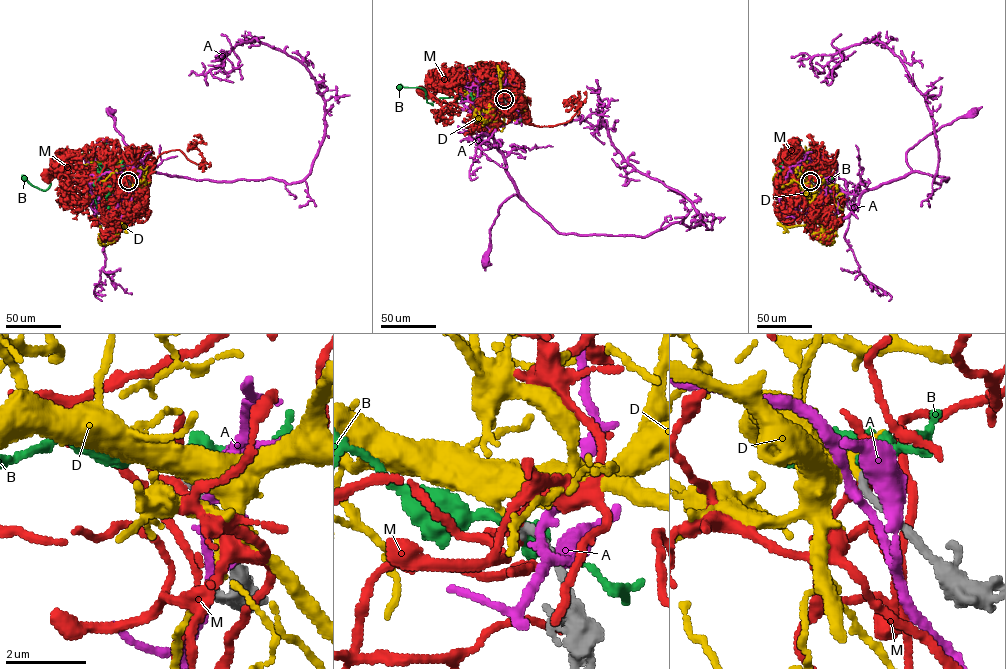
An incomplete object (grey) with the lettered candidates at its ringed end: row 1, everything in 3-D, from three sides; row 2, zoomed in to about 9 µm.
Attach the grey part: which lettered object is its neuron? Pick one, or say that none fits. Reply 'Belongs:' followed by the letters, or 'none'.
Belongs: D

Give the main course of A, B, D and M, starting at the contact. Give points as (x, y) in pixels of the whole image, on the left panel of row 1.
A: (129, 181), (122, 197), (101, 208), (106, 219), (115, 218), (121, 197), (146, 171), (116, 130), (111, 111)
B: (128, 181), (93, 162), (85, 166), (82, 181), (57, 171), (45, 190), (24, 177)
D: (128, 181), (109, 184), (105, 199), (107, 214), (125, 225), (125, 232)
M: (128, 181), (128, 184), (123, 178), (125, 186), (107, 199), (100, 199), (69, 180), (45, 175)

